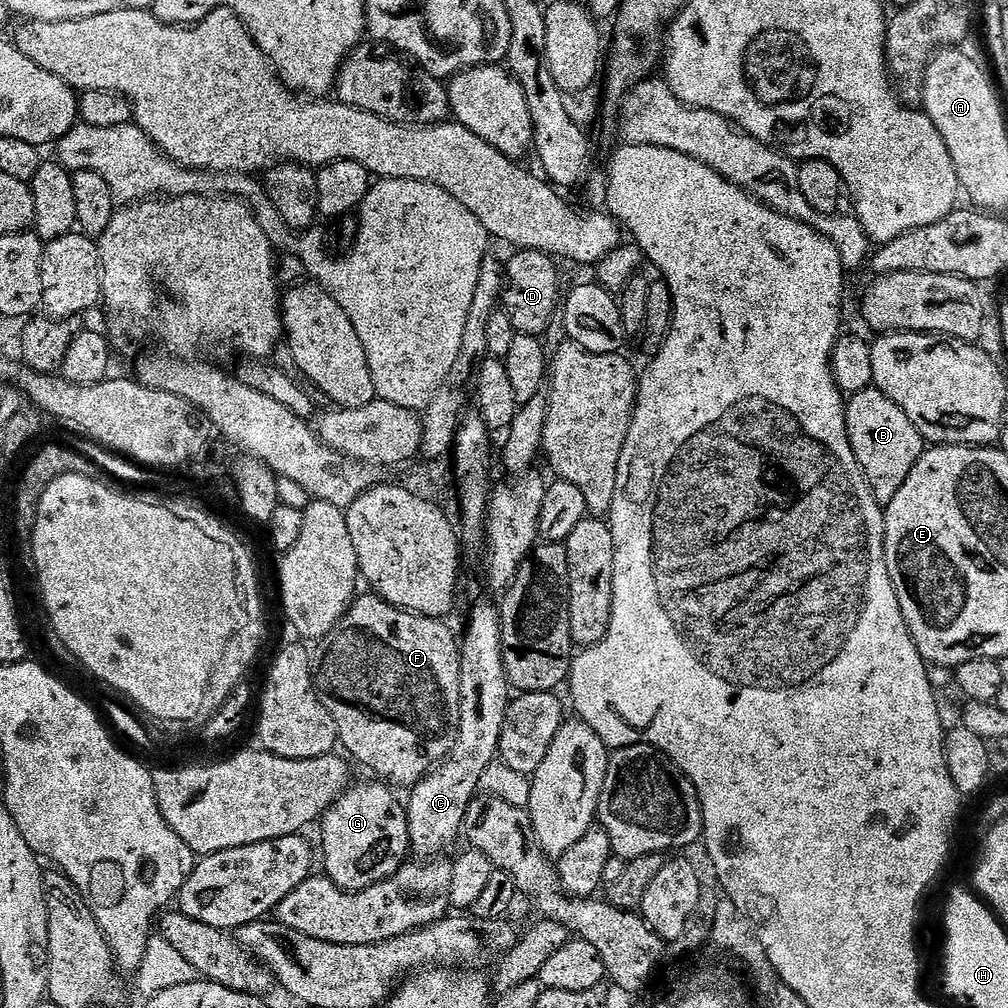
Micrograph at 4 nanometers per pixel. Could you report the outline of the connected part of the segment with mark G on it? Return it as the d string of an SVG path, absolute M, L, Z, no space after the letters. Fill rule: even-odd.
M353 783L348 791L324 813L324 868L329 880L332 880L344 892L365 892L367 888L388 880L395 872L405 867L404 859L410 856L408 837L408 813L405 805L395 796L387 783Z

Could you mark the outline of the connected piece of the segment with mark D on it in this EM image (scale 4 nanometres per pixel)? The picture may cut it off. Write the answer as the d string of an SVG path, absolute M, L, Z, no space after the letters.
M529 248L513 251L511 254L513 256L506 260L503 311L510 314L510 322L519 335L543 337L562 308L560 272L555 264L557 261L549 253L535 252Z

